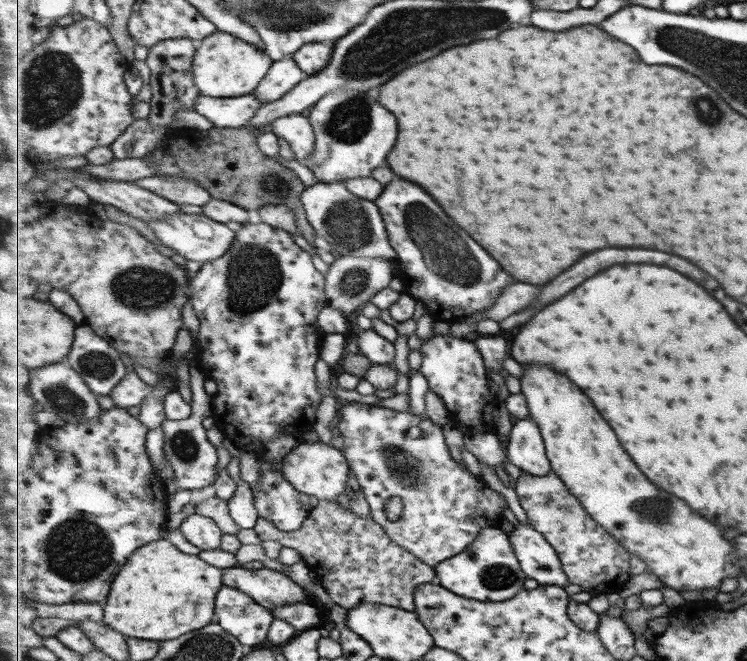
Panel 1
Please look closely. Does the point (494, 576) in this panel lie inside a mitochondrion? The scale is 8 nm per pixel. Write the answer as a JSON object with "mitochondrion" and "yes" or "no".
{"mitochondrion":"yes"}

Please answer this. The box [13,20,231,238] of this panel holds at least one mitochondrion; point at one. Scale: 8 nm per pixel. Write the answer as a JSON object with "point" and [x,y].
{"point":[51,88]}

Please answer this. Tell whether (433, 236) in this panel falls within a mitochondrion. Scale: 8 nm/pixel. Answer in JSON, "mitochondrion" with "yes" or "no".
{"mitochondrion":"yes"}

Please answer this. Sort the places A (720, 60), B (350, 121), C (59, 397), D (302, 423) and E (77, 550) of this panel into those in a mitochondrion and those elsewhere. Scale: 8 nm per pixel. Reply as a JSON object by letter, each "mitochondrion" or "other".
{"A":"mitochondrion","B":"mitochondrion","C":"mitochondrion","D":"other","E":"mitochondrion"}

